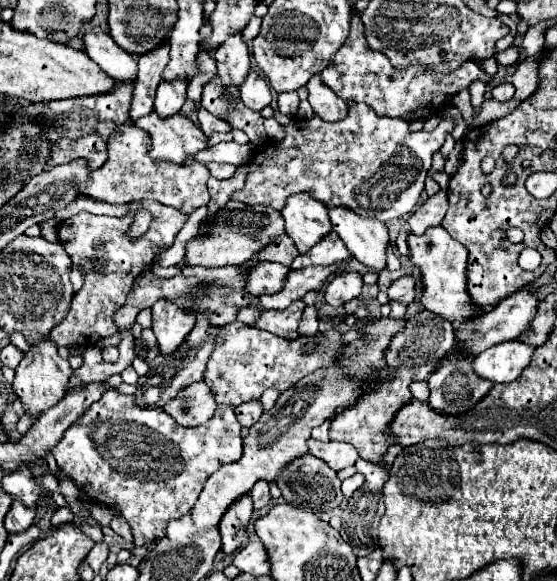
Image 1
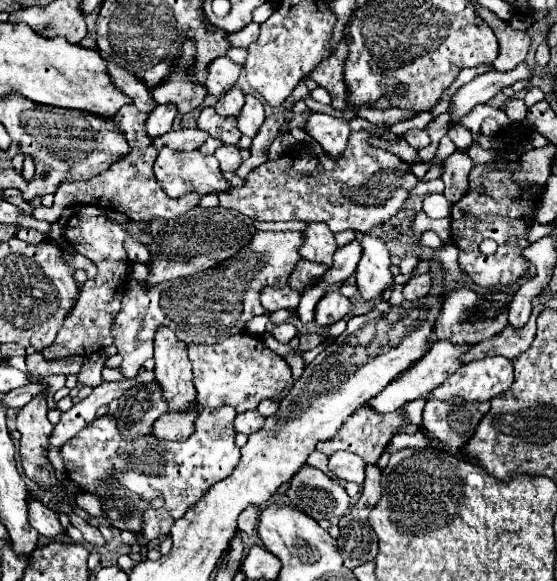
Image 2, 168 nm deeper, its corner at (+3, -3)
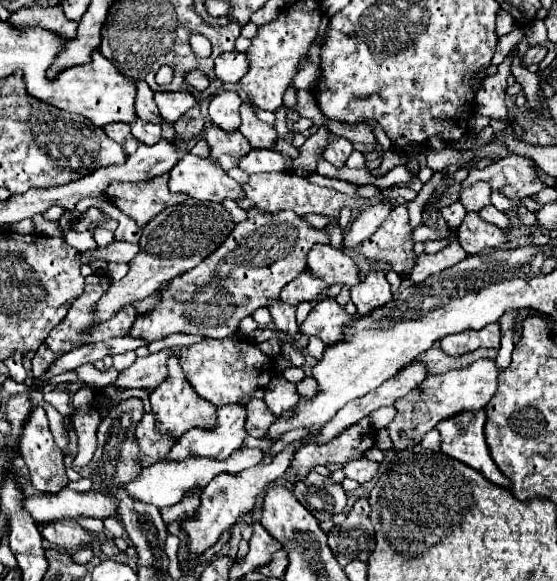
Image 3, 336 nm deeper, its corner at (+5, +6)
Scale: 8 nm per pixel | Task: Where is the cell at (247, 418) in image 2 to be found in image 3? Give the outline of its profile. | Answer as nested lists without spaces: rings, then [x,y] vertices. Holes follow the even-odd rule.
[[[252,400],[246,404],[248,410],[248,420],[246,420],[246,430],[254,438],[266,438],[266,430],[274,422],[274,414],[268,410],[264,400]]]

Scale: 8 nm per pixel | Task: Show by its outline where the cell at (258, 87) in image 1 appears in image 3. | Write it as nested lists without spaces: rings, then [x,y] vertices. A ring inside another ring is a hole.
[[[250,102],[242,104],[240,116],[242,116],[240,132],[250,142],[250,146],[254,150],[270,150],[270,148],[274,148],[274,144],[278,140],[276,130],[270,124],[266,124],[266,122],[262,122],[262,120],[256,118],[254,108],[252,108]]]

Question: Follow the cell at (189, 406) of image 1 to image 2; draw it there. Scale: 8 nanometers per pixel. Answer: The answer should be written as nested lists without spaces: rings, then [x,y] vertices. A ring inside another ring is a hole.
[[[192,407],[188,411],[178,411],[178,413],[164,413],[152,425],[152,433],[160,439],[186,441],[194,431],[194,423],[198,419],[198,413],[200,413],[198,407]]]

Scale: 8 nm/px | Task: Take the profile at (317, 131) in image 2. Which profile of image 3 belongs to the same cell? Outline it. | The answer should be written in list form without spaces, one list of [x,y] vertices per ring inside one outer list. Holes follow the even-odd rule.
[[[332,136],[334,140],[330,142],[330,146],[324,150],[324,160],[328,160],[332,166],[336,168],[342,168],[348,160],[348,156],[352,154],[352,142],[346,140],[346,138],[340,138],[340,136]]]

